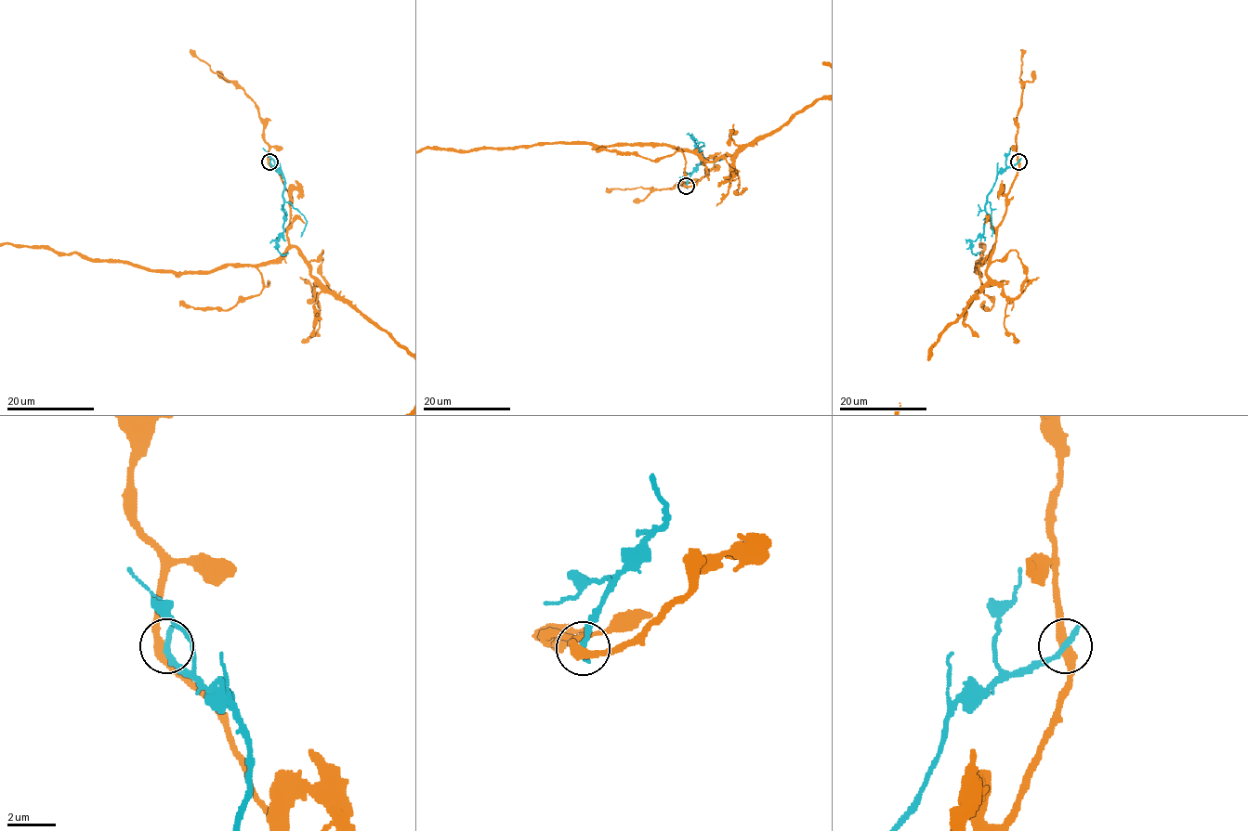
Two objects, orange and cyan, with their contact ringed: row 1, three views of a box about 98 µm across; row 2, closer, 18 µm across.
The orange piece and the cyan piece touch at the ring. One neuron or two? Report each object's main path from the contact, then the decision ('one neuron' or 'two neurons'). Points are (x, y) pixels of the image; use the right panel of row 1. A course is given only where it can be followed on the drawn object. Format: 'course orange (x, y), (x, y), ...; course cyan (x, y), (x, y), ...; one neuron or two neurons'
course cyan (1018, 162), (996, 175), (986, 201), (987, 220), (983, 231), (971, 243), (971, 252), (975, 254), (979, 253); two neurons

